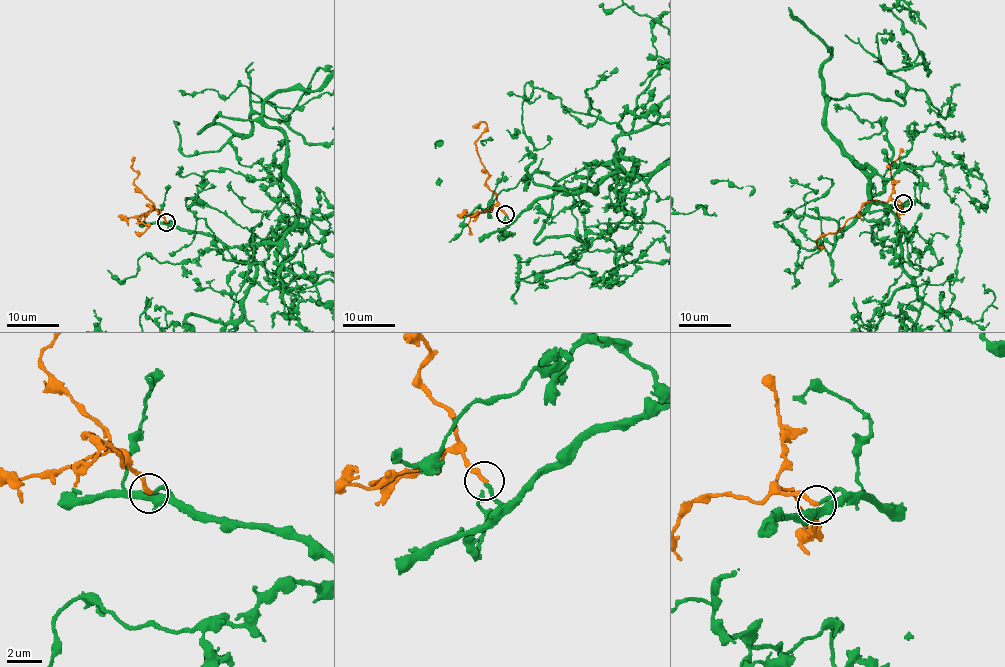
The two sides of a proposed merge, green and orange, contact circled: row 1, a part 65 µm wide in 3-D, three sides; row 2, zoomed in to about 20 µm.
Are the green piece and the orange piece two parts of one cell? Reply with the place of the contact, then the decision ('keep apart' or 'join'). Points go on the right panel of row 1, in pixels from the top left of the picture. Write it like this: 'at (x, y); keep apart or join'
at (903, 203); join

